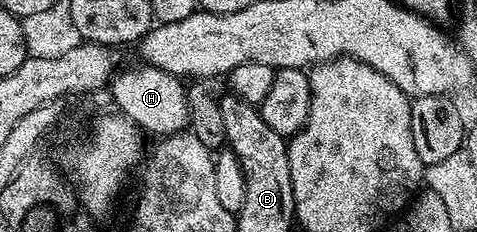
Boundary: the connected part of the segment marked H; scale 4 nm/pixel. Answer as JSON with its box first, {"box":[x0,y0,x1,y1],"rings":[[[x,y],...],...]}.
{"box":[109,67,191,138],"rings":[[[143,67],[139,69],[127,69],[118,74],[110,82],[109,92],[115,96],[118,110],[123,113],[128,120],[134,122],[146,134],[156,133],[156,138],[172,137],[174,133],[182,133],[190,126],[191,108],[189,107],[189,99],[187,98],[187,85],[184,84],[178,76],[170,74],[169,71],[157,70],[155,68]]]}

